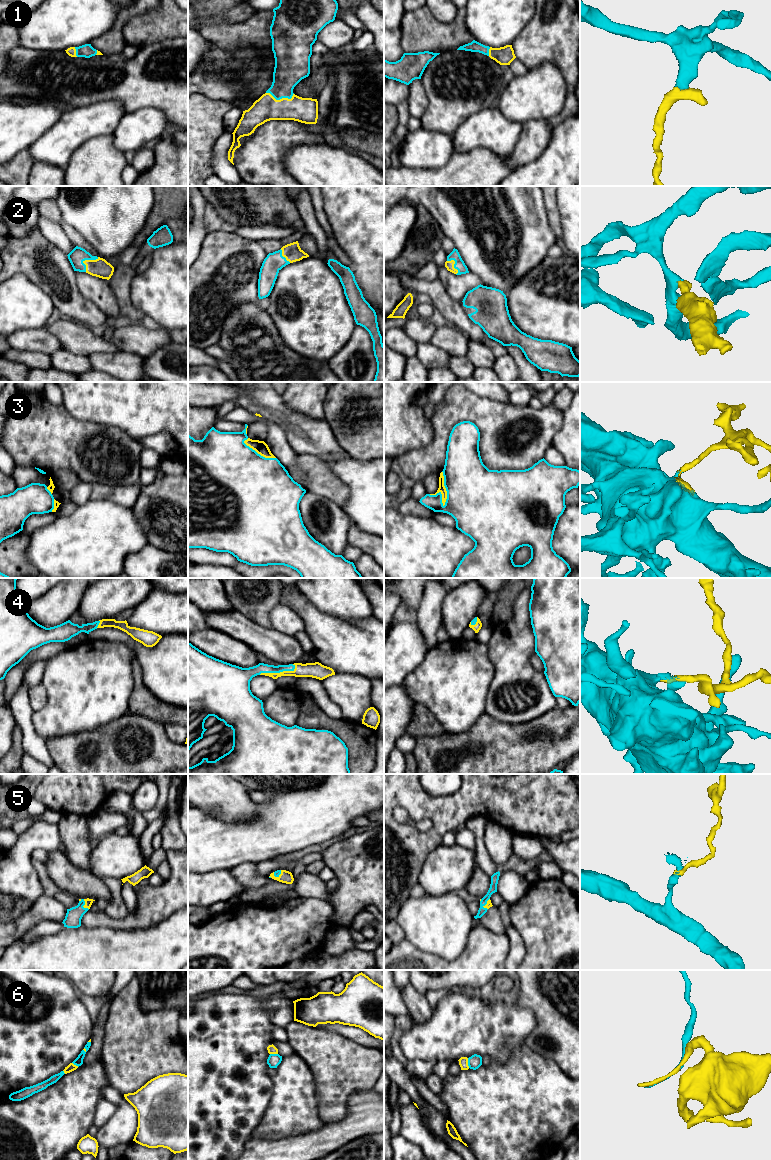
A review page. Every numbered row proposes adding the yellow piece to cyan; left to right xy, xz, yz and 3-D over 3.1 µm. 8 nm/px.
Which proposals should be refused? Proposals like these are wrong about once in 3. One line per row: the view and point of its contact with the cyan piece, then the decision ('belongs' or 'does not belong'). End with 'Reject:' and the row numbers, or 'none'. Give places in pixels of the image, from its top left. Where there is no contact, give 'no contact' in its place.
1: xz (280, 98) | belongs
2: xy (86, 259) | belongs
3: yz (446, 489) | belongs
4: xz (278, 672) | belongs
5: xy (84, 904) | belongs
6: yz (468, 1063) | does not belong
Reject: 6

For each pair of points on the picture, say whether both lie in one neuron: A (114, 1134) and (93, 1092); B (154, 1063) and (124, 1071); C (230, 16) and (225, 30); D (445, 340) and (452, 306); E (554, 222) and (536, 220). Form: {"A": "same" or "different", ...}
{"A": "different", "B": "same", "C": "different", "D": "different", "E": "different"}

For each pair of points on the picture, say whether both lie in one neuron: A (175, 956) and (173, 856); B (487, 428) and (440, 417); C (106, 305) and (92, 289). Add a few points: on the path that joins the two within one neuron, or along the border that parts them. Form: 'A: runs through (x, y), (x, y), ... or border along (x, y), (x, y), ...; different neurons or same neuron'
A: border along (177, 910), (153, 924); different neurons
B: runs through (475, 416), (452, 415); same neuron
C: runs through (102, 301), (96, 293); same neuron

